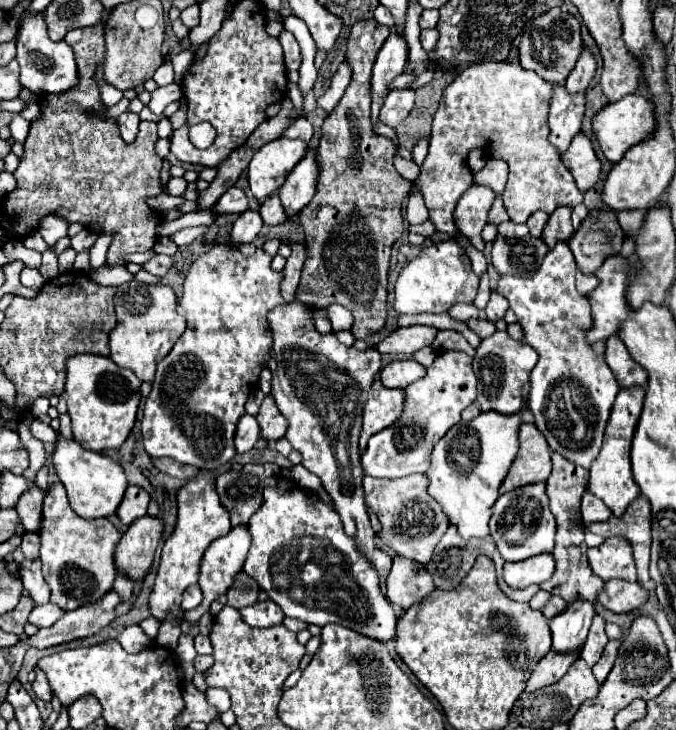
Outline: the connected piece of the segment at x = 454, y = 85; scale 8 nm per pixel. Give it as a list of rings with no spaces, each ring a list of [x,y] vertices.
[[[507,62],[471,64],[445,88],[443,100],[433,116],[428,154],[411,188],[411,194],[415,190],[421,192],[429,220],[439,232],[451,238],[457,236],[453,210],[461,194],[473,184],[473,174],[466,162],[473,148],[483,150],[489,158],[507,162],[509,182],[503,192],[503,204],[515,224],[525,224],[537,210],[553,214],[561,204],[577,206],[583,202],[583,194],[577,190],[571,172],[563,166],[559,152],[549,142],[547,110],[551,92],[553,84],[525,70],[521,64]]]

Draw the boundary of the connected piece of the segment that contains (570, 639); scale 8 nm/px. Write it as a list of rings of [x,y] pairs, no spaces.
[[[573,602],[557,614],[557,618],[549,620],[553,634],[553,648],[557,652],[571,652],[581,646],[587,638],[591,620],[595,616],[595,604],[591,602]]]

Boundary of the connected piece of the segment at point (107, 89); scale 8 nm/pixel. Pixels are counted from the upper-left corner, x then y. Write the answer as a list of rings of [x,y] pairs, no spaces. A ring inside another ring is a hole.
[[[99,66],[97,68],[97,80],[99,80],[99,92],[101,92],[101,102],[105,104],[105,106],[113,106],[113,104],[117,104],[121,98],[123,98],[123,92],[121,90],[117,90],[115,86],[109,86],[109,84],[105,84],[103,82],[103,68]]]

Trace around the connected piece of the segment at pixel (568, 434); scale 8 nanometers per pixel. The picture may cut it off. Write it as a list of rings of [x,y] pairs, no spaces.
[[[557,242],[555,248],[545,254],[535,276],[501,276],[495,290],[509,300],[511,310],[523,326],[525,342],[539,354],[527,394],[527,408],[535,416],[535,426],[553,452],[559,452],[573,464],[589,468],[601,450],[619,384],[605,358],[595,354],[585,338],[585,330],[593,326],[593,318],[589,300],[575,290],[575,274],[577,264],[569,244]]]

